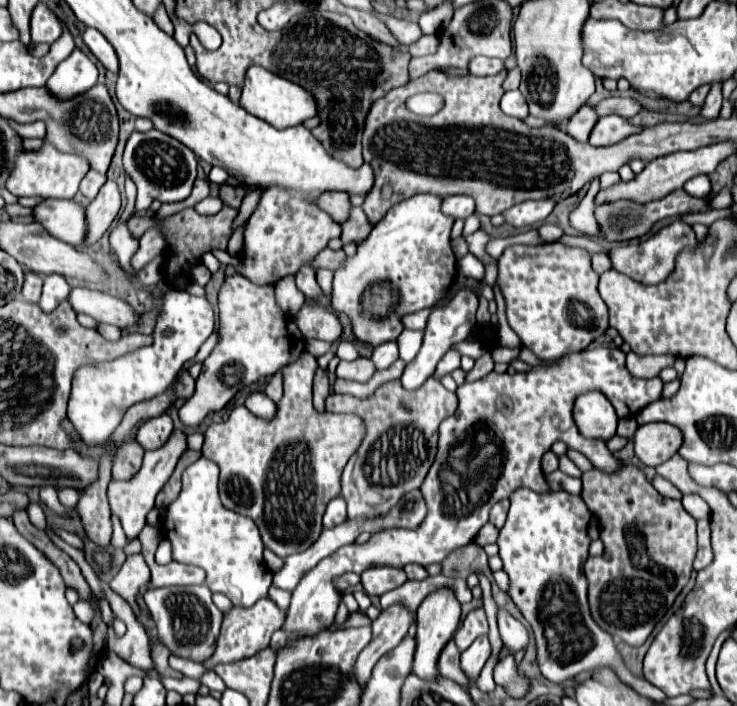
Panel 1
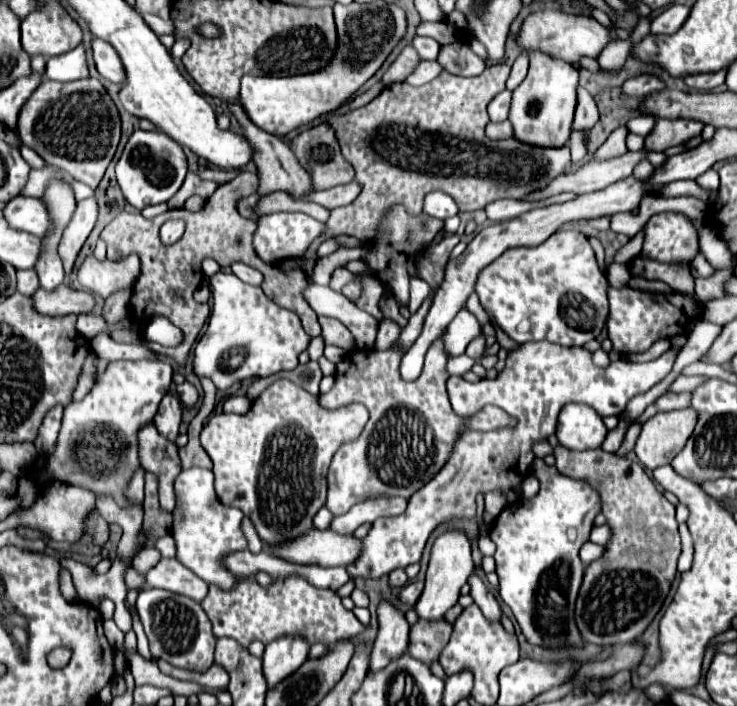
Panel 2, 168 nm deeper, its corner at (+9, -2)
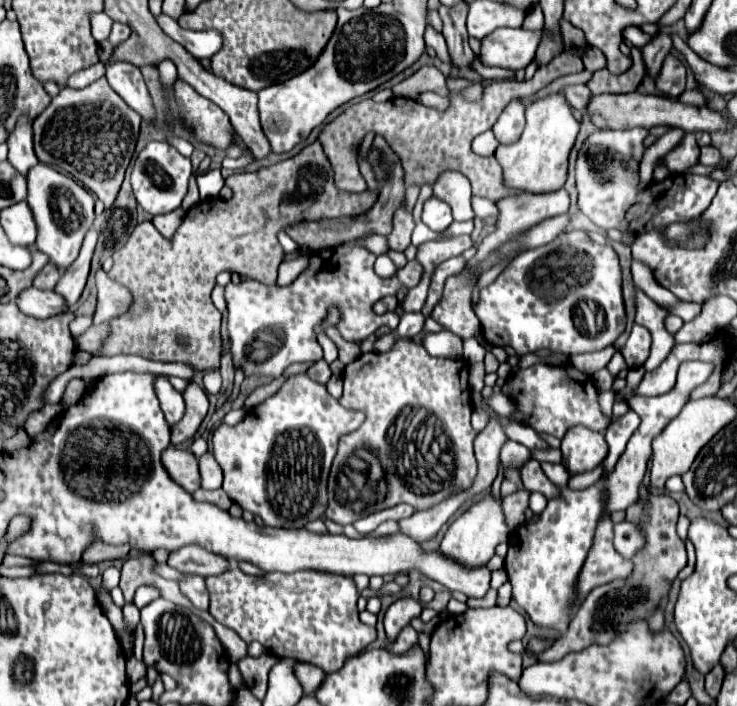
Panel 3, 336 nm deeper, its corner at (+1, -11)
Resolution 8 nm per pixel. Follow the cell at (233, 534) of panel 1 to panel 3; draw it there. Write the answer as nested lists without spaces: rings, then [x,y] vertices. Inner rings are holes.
[[[203,454],[199,460],[199,472],[201,472],[201,488],[203,490],[215,490],[221,488],[223,482],[223,472],[219,464],[215,462],[213,454]]]

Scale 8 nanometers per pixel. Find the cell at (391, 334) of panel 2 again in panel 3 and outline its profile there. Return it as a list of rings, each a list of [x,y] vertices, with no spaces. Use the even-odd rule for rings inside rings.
[[[421,312],[403,314],[403,316],[401,316],[401,322],[399,322],[397,330],[395,330],[395,334],[397,334],[399,338],[413,338],[413,336],[417,336],[417,334],[421,332],[423,322],[425,322],[425,318],[423,318]]]

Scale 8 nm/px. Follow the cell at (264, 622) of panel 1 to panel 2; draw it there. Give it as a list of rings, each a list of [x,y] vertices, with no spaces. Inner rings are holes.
[[[289,575],[289,579],[273,579],[269,587],[259,585],[255,579],[239,583],[235,591],[219,591],[219,587],[209,587],[209,593],[201,601],[201,607],[213,623],[215,637],[231,637],[245,647],[253,639],[259,639],[267,645],[285,635],[303,635],[309,645],[323,643],[329,647],[339,639],[351,639],[365,631],[365,625],[353,615],[353,611],[343,607],[337,591],[317,589],[301,575]]]

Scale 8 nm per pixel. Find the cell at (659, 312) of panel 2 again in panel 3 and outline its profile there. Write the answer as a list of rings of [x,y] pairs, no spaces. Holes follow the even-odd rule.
[[[633,326],[627,344],[621,348],[621,354],[627,362],[627,368],[639,368],[649,356],[649,346],[651,346],[651,334],[643,326]]]

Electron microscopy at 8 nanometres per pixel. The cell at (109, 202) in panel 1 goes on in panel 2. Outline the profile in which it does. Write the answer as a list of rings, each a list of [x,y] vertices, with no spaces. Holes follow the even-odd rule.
[[[95,197],[79,201],[75,215],[73,215],[71,223],[67,225],[67,231],[63,233],[63,239],[59,243],[59,255],[63,259],[67,275],[73,271],[77,253],[81,251],[89,233],[93,231],[95,221],[97,221],[97,201],[95,201]]]

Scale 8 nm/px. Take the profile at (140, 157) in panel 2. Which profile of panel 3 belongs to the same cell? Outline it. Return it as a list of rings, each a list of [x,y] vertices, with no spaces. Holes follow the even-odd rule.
[[[149,142],[133,164],[131,188],[133,188],[133,194],[139,202],[139,206],[147,214],[151,214],[151,216],[167,214],[181,206],[181,202],[187,194],[187,182],[189,182],[191,174],[193,174],[193,166],[191,166],[189,158],[181,156],[173,146],[169,146],[165,142]]]

